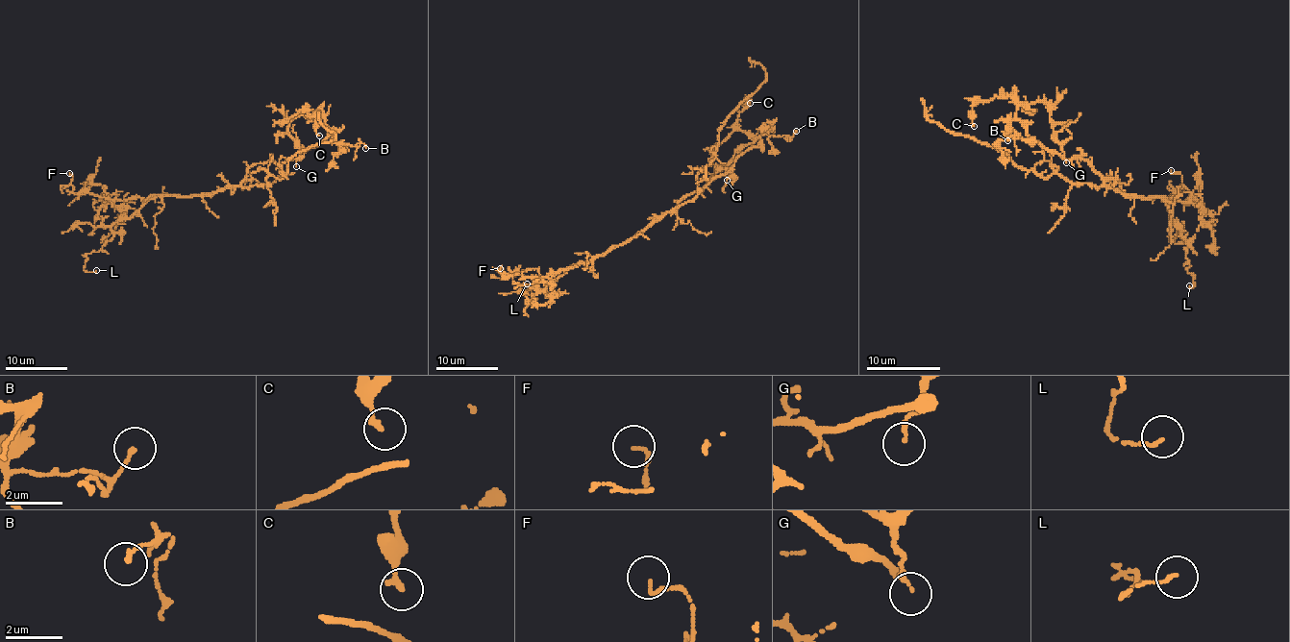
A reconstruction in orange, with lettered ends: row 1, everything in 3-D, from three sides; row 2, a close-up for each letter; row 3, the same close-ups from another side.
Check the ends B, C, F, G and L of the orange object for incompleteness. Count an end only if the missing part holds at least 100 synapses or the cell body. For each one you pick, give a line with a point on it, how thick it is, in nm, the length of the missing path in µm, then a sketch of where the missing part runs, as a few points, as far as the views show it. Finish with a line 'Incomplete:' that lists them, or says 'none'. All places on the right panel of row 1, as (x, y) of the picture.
Incomplete: none

